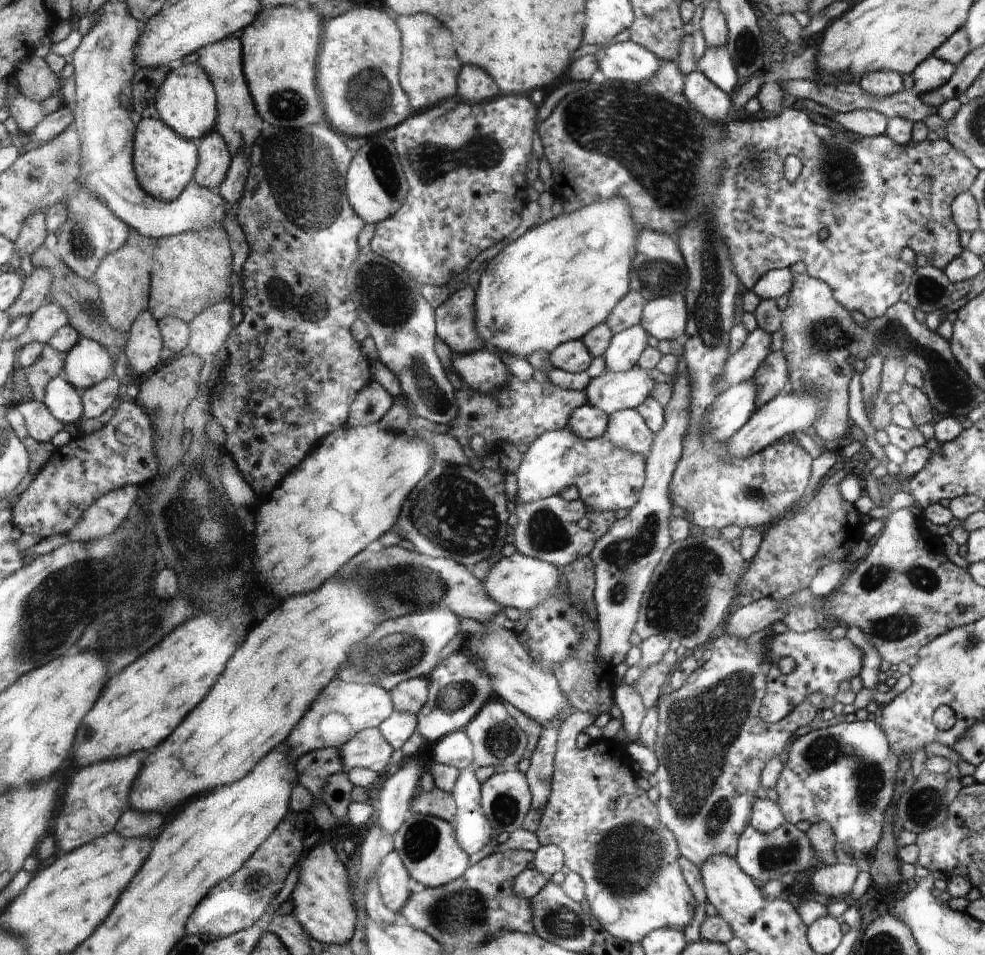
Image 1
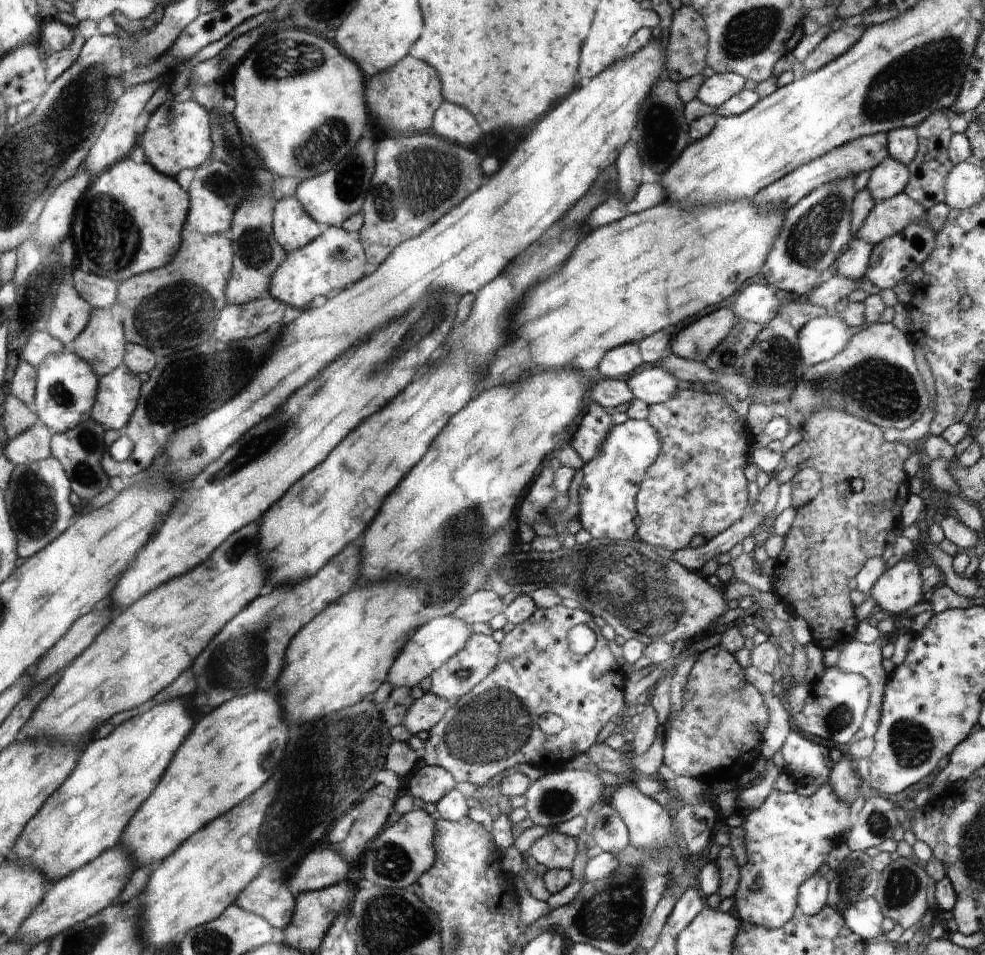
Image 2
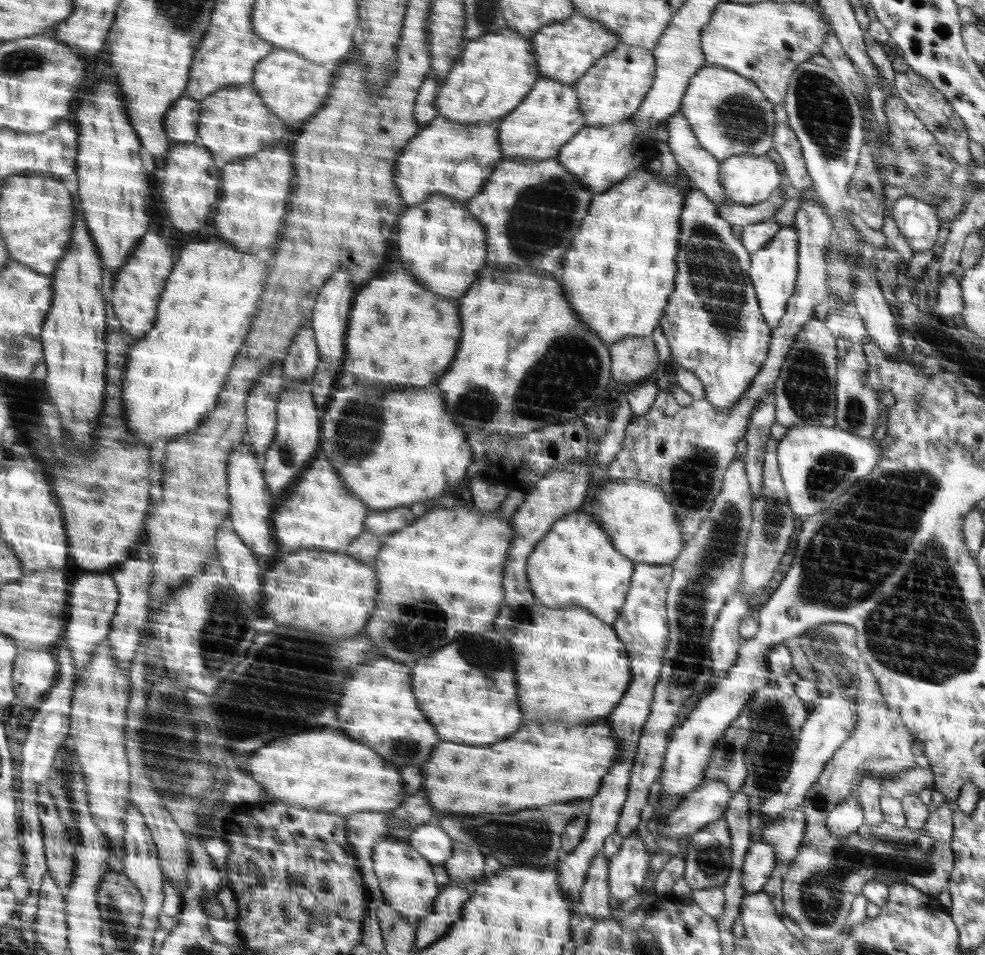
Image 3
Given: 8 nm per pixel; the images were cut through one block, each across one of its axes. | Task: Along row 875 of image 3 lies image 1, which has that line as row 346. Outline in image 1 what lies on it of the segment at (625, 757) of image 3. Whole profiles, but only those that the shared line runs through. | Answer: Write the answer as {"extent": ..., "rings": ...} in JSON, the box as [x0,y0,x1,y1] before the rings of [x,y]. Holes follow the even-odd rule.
{"extent":[550,339,593,373],"rings":[[[582,339],[565,342],[550,353],[550,364],[554,369],[571,373],[584,372],[589,368],[592,359],[593,356]]]}

